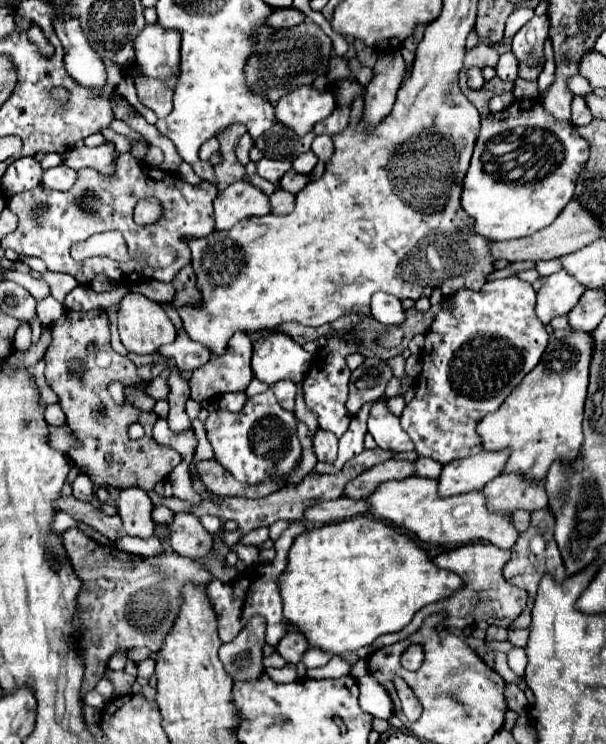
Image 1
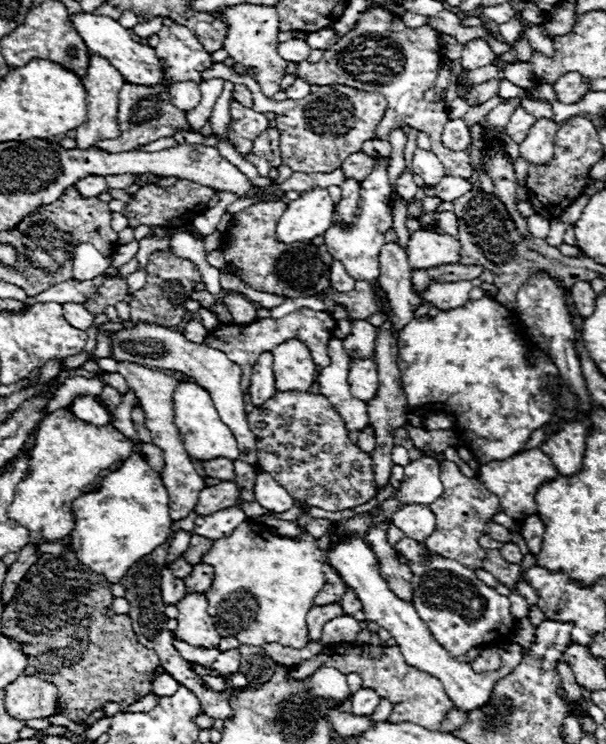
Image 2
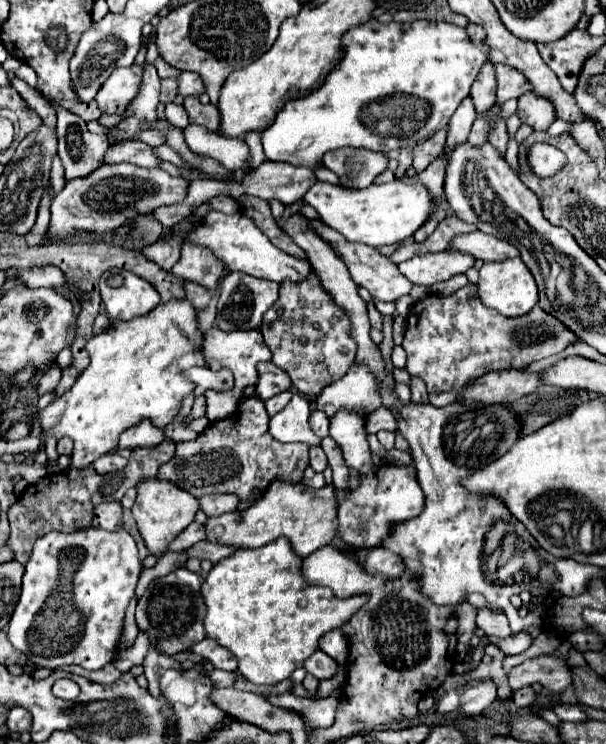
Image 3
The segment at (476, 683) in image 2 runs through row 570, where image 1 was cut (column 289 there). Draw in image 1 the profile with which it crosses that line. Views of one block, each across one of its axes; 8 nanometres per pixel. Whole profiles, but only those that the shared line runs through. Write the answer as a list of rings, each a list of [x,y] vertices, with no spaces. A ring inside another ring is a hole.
[[[268,334],[254,344],[252,372],[264,384],[276,384],[278,380],[292,380],[300,384],[310,370],[312,354],[306,352],[286,334]]]

